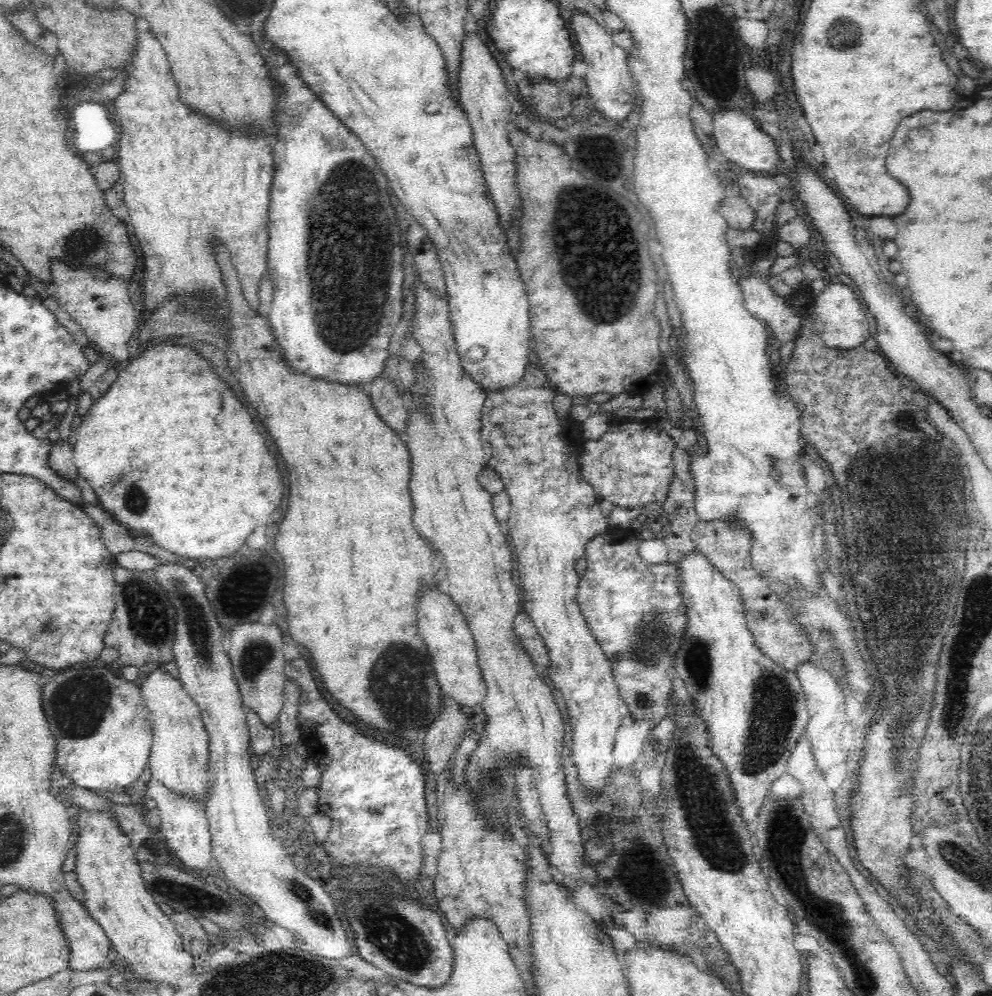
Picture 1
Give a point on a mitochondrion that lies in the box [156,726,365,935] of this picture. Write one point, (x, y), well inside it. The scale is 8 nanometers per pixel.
(323, 918)

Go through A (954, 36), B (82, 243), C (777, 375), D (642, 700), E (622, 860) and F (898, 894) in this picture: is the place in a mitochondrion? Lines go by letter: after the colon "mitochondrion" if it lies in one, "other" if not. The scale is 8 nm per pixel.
A: other
B: mitochondrion
C: other
D: mitochondrion
E: other
F: other

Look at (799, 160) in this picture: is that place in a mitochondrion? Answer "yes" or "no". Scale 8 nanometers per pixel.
no

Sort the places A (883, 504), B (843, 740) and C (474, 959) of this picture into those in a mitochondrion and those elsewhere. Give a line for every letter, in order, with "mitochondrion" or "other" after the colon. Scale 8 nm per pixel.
A: mitochondrion
B: other
C: other

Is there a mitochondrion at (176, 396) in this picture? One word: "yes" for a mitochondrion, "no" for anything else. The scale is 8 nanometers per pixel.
no

